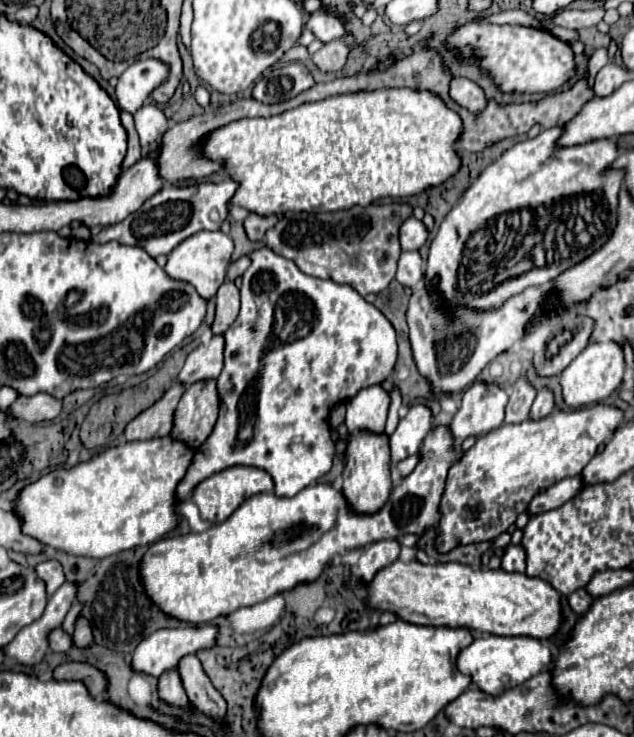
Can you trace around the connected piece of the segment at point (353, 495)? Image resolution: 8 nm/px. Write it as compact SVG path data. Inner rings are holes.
M355 430L347 436L345 470L343 470L343 494L349 506L359 514L377 512L391 492L391 450L389 436L385 432Z

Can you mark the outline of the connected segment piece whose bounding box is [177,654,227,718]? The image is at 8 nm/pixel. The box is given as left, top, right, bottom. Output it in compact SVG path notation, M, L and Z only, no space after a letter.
M195 654L181 658L177 664L177 672L181 676L187 698L193 706L197 706L201 712L205 712L207 716L213 716L213 718L221 718L225 714L227 704L225 704L223 696L213 688L211 680L207 678L207 674Z

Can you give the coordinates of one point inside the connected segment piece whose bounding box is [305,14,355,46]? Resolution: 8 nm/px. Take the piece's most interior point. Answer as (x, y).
(325, 28)

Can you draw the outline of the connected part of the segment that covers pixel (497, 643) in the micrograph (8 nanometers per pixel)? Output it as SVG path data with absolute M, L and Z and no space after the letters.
M481 636L475 638L471 646L461 650L457 656L457 666L463 674L471 676L473 684L483 692L497 696L510 688L523 684L527 678L533 678L553 662L551 650L541 644L537 638L529 636Z

